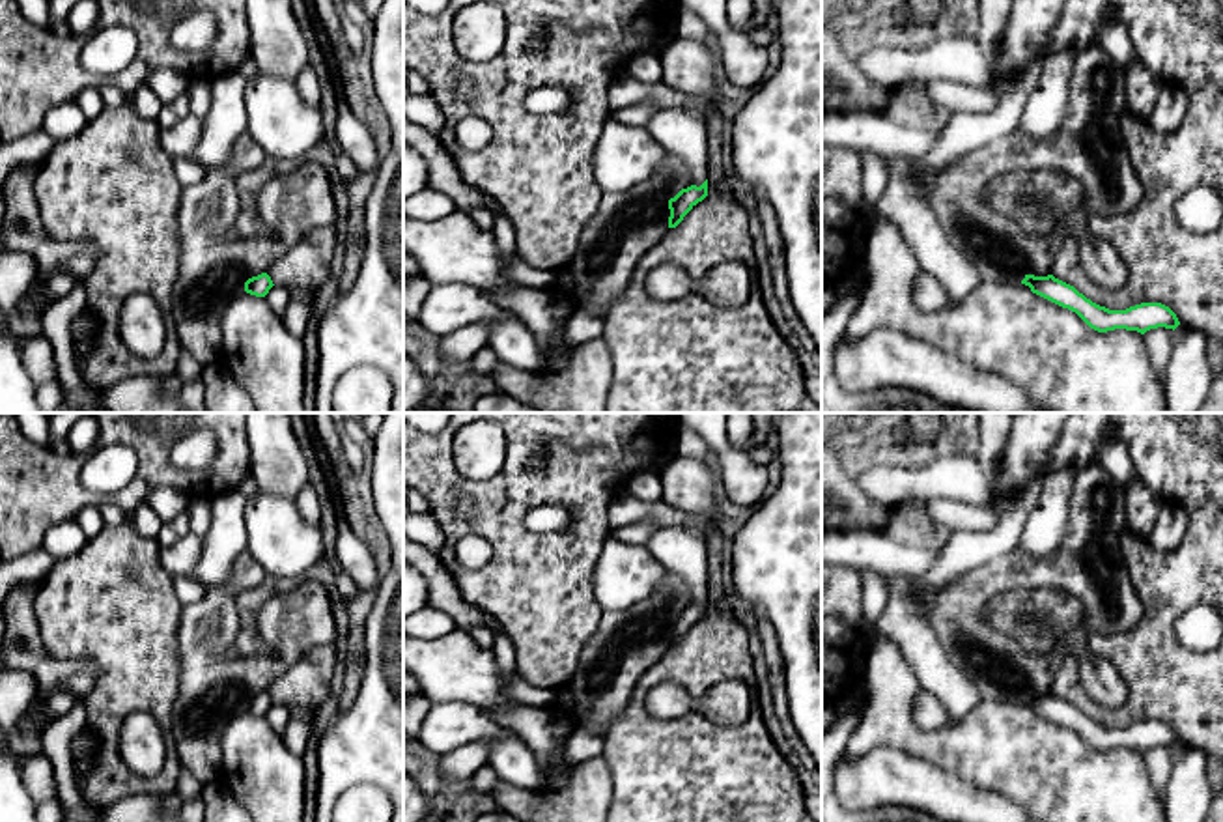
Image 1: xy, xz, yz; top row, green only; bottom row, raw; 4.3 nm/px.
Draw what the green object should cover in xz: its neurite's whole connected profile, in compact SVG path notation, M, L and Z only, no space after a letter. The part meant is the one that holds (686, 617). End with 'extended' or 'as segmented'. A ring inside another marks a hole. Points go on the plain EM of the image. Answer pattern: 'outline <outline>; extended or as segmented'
outline M708 598L700 605L691 603L687 607L682 607L674 616L670 616L668 646L676 646L683 639L683 635L706 615L708 615Z; as segmented

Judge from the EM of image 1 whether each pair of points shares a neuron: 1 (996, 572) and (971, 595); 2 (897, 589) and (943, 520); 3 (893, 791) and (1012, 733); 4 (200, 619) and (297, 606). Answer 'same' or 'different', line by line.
1: same
2: different
3: different
4: same

